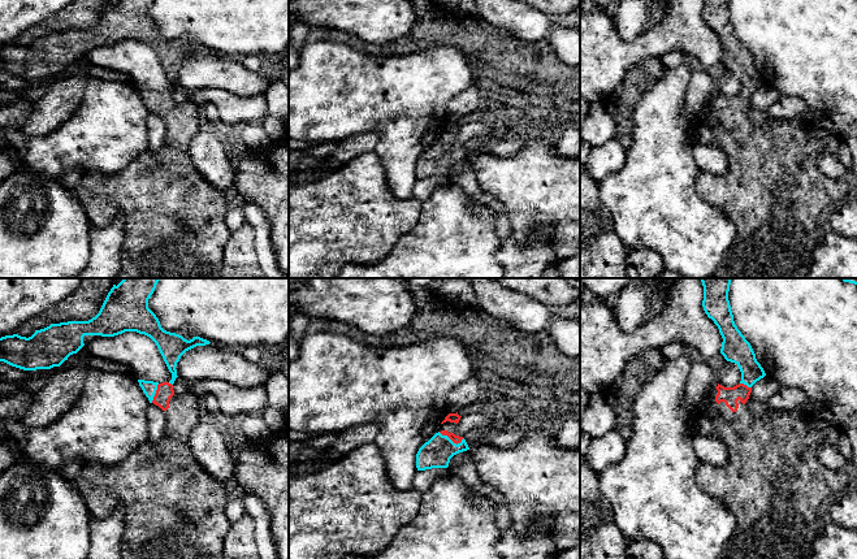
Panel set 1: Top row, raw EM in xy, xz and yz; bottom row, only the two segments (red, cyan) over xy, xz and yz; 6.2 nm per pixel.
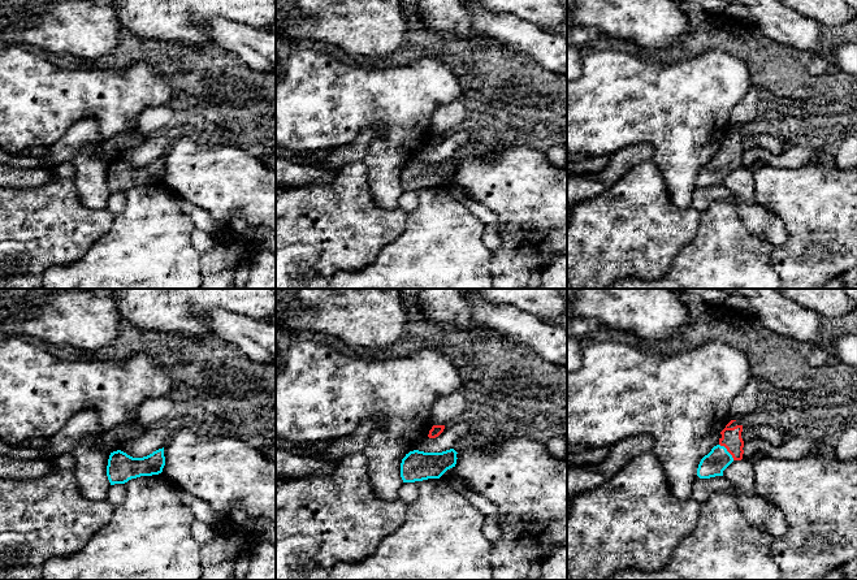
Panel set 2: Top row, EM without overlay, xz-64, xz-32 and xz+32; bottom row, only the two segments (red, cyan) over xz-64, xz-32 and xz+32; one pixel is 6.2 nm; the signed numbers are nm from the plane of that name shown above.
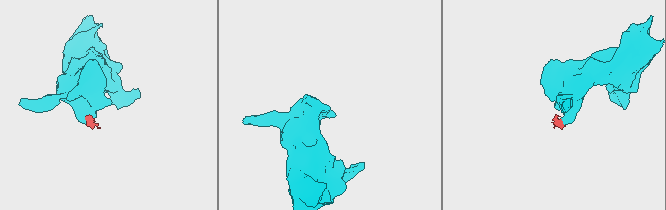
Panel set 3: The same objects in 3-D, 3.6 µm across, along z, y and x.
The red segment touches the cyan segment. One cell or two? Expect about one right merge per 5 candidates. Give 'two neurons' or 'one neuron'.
one neuron

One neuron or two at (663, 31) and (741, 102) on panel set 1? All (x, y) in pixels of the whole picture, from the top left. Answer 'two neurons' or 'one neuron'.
two neurons

